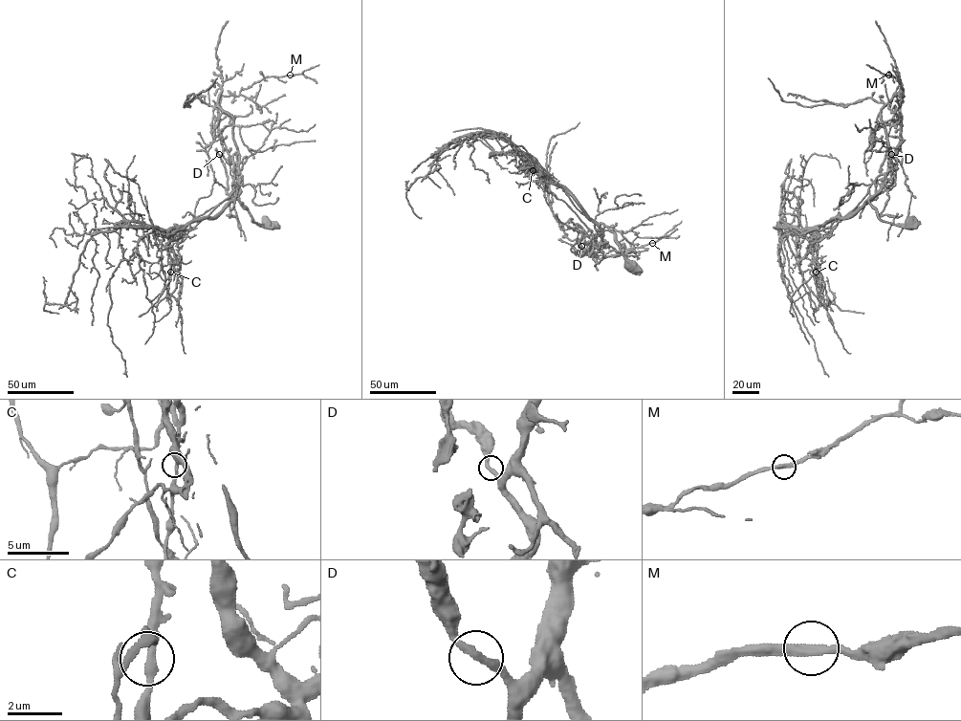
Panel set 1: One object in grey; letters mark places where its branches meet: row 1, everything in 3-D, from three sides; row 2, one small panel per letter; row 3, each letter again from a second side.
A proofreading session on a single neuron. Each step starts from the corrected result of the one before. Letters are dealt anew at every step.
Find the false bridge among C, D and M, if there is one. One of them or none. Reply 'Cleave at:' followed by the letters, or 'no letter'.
Cleave at: no letter

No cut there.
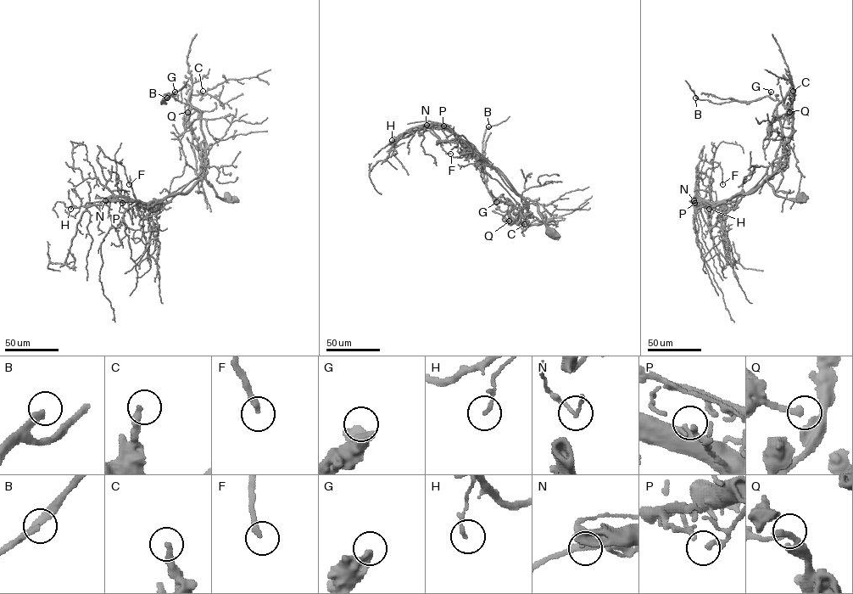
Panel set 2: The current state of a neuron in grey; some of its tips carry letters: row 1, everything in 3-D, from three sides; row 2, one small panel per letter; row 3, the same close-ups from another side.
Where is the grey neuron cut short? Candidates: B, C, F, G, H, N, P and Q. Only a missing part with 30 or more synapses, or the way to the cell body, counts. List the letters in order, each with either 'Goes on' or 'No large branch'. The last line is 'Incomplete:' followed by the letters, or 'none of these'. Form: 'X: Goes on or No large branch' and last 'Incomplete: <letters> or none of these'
B: Goes on
C: No large branch
F: Goes on
G: No large branch
H: No large branch
N: No large branch
P: No large branch
Q: No large branch
Incomplete: B, F

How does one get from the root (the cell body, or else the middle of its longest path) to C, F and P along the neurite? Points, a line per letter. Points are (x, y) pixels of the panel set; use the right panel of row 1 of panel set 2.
C: (800, 197), (777, 196), (766, 179), (777, 167), (784, 144), (777, 105), (788, 92), (793, 94), (793, 91)
F: (800, 197), (777, 196), (766, 178), (704, 201), (695, 191), (702, 148), (722, 184)
P: (800, 197), (777, 196), (766, 178), (747, 193), (713, 203), (702, 200), (694, 203)

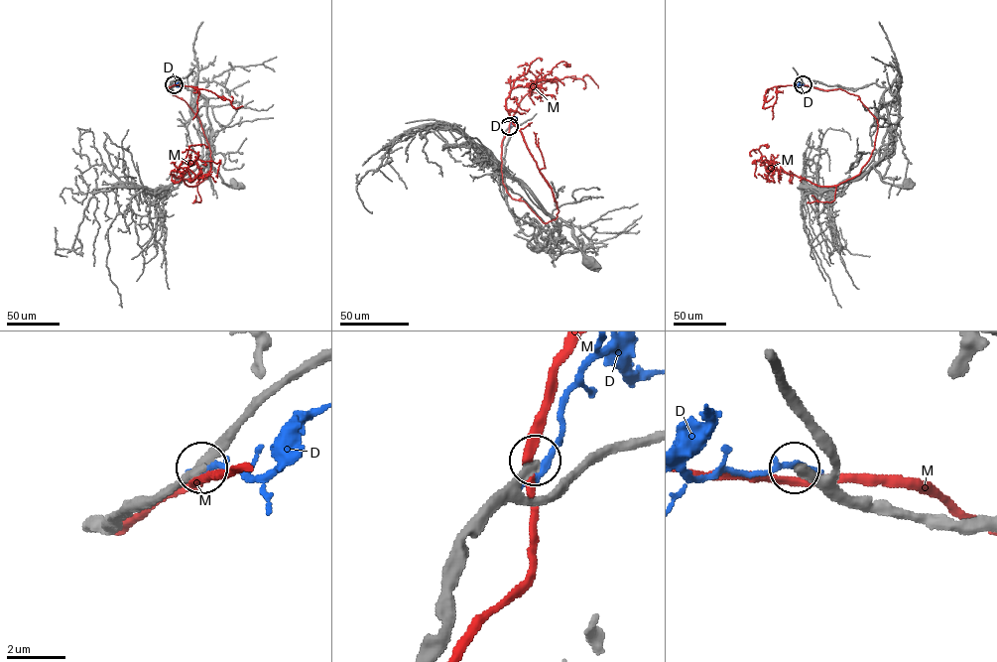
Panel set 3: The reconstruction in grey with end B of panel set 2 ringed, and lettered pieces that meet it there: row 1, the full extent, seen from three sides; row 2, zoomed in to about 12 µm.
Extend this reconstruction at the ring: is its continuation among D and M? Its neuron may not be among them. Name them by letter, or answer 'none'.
none

